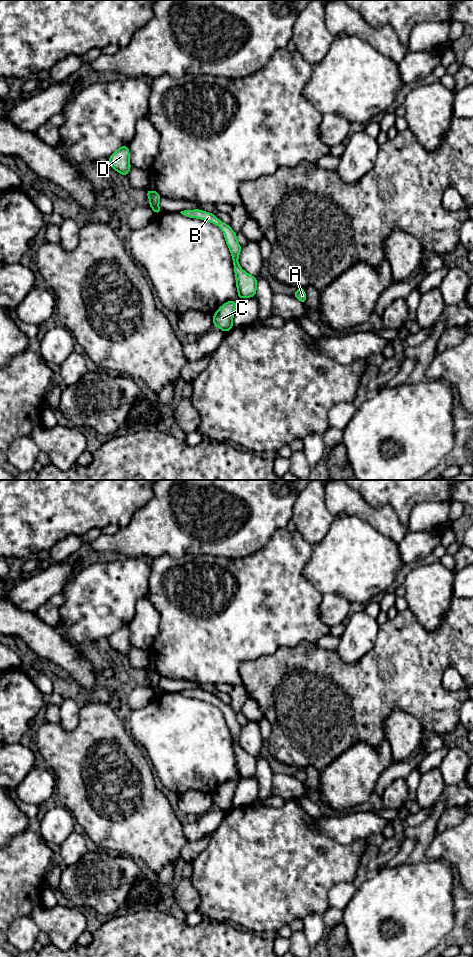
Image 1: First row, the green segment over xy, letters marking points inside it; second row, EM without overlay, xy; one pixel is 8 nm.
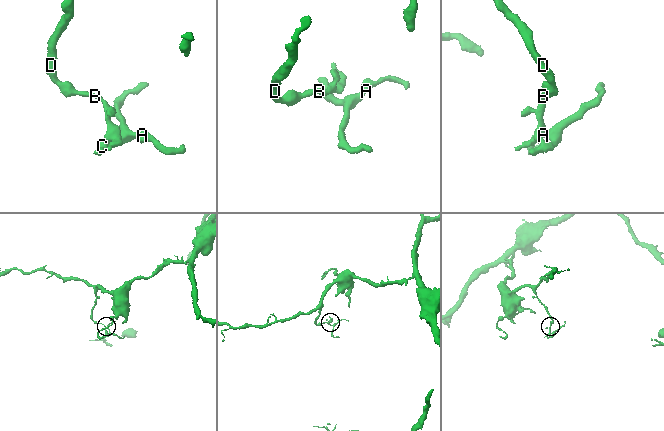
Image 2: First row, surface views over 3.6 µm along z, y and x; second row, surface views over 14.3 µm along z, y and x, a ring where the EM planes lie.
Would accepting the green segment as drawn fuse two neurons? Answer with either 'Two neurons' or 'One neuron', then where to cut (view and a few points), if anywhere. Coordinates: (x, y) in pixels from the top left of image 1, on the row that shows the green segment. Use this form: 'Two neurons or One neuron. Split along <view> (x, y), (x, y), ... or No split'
One neuron. No split

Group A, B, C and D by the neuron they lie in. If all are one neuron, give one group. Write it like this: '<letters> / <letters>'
A B C D

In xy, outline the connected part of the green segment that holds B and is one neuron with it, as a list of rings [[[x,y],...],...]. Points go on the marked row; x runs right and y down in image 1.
[[[200,209],[184,210],[180,213],[186,217],[198,218],[211,222],[223,231],[226,244],[232,255],[238,298],[256,297],[257,279],[255,276],[248,274],[240,267],[238,257],[242,246],[238,243],[237,234],[231,229],[230,225],[223,223],[215,216],[215,214]]]

